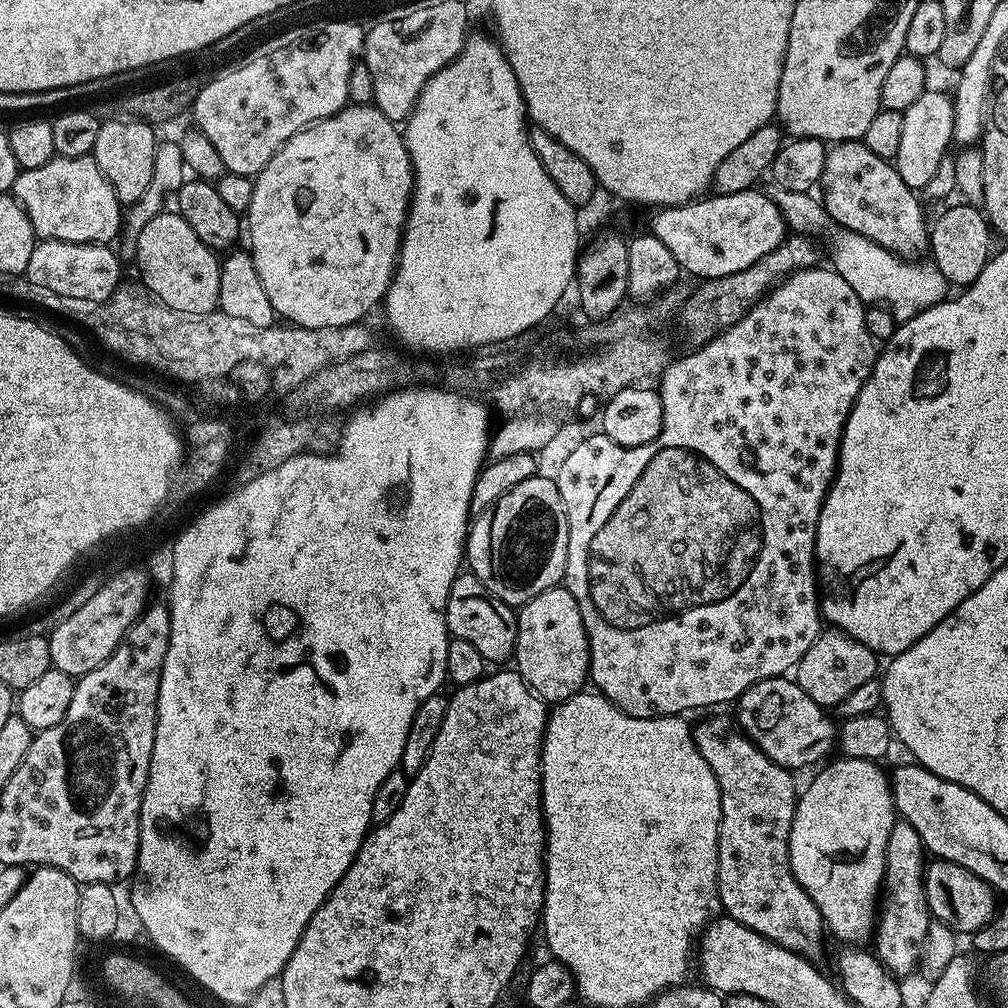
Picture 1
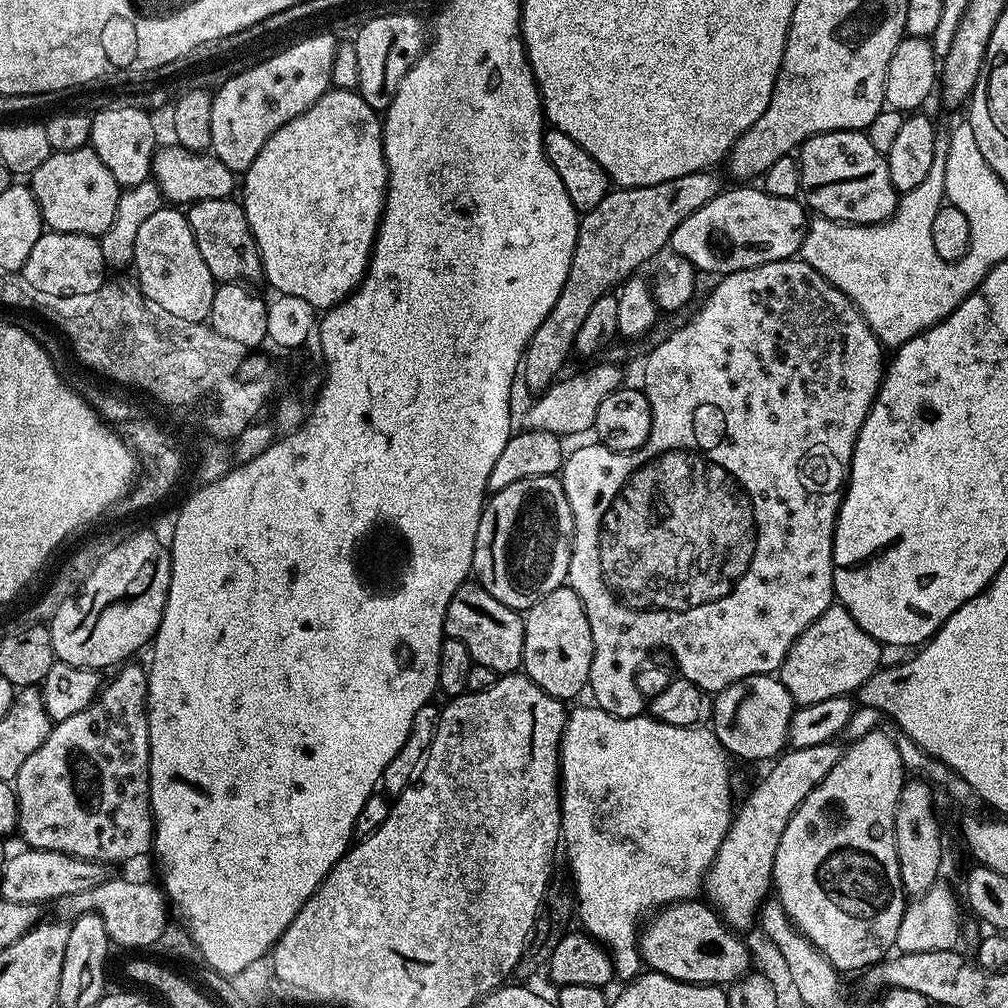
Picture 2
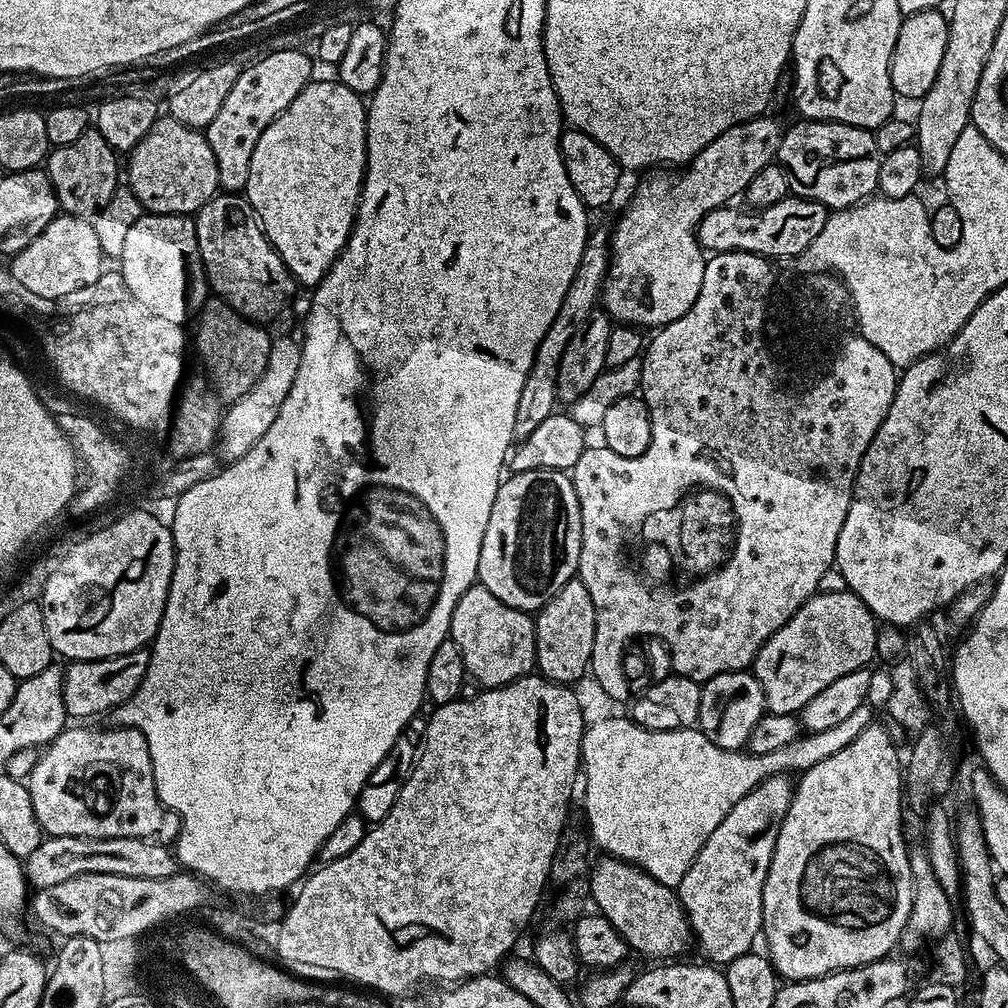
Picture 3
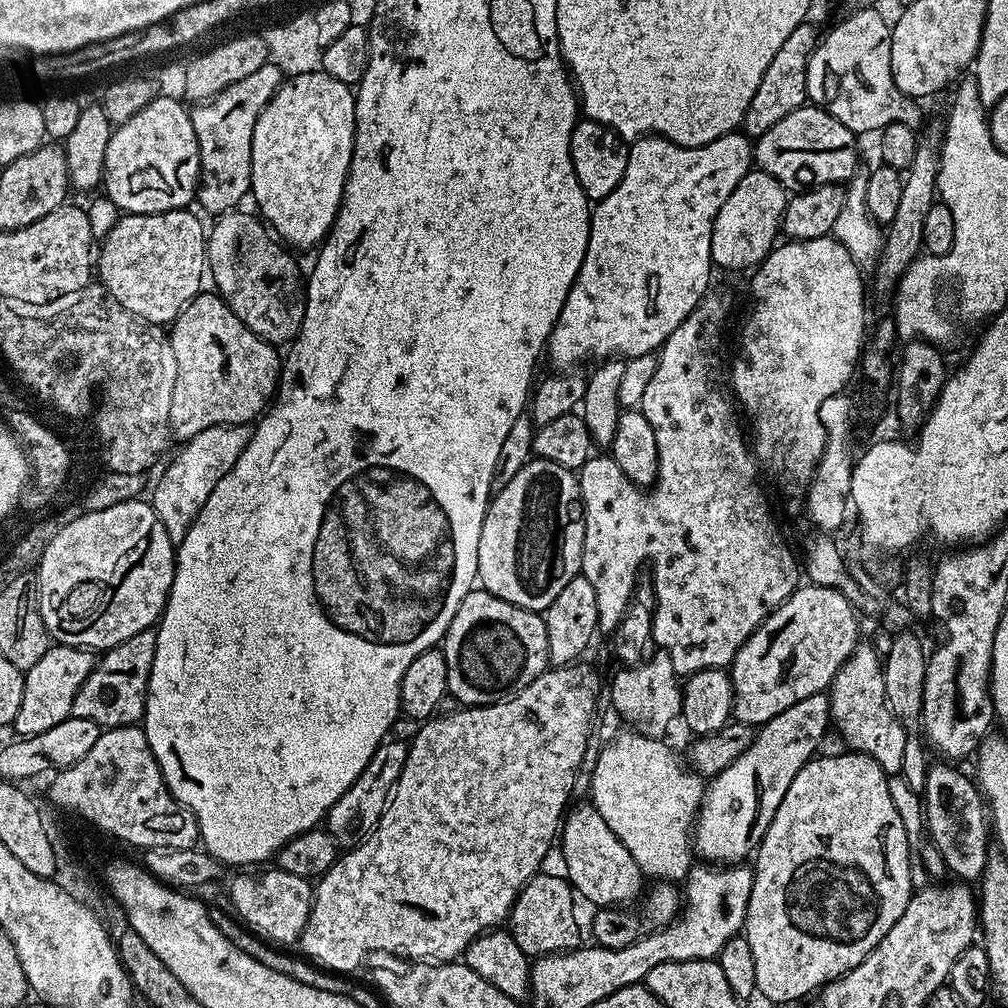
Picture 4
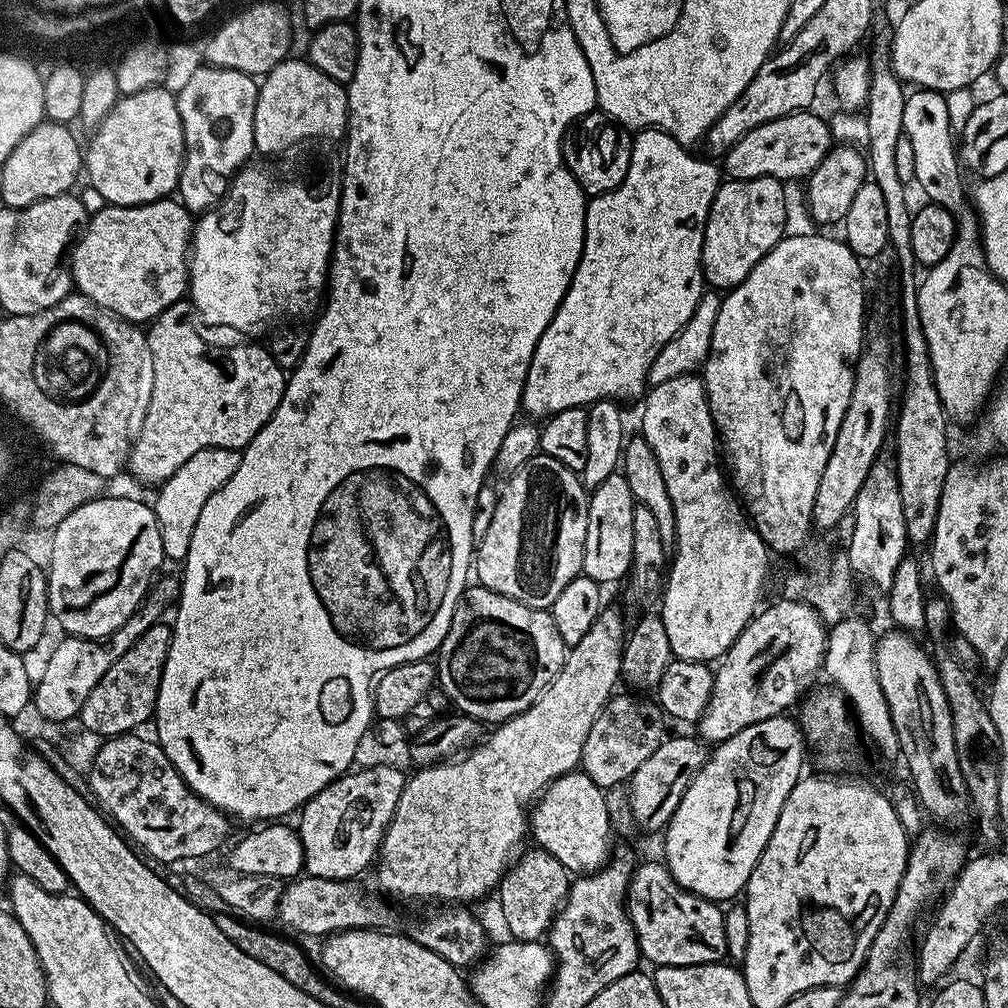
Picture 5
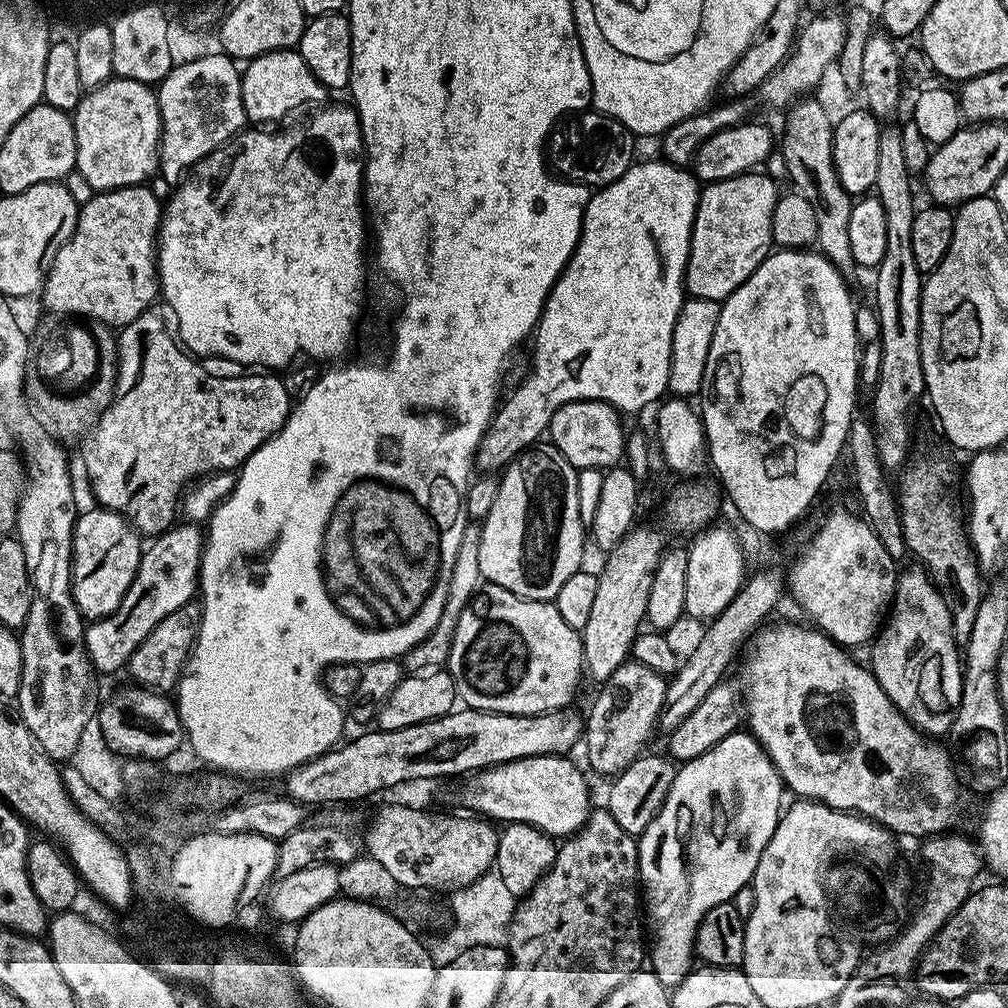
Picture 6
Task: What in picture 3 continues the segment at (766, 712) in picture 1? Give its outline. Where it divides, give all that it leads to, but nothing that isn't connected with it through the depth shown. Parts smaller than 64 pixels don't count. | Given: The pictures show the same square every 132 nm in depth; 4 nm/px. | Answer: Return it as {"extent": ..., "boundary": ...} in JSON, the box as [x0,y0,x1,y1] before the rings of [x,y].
{"extent":[698,671,765,754],"boundary":[[[751,671],[723,672],[703,681],[698,727],[714,746],[725,753],[731,754],[735,748],[743,749],[750,738],[750,730],[758,726],[758,718],[765,714],[762,686]]]}

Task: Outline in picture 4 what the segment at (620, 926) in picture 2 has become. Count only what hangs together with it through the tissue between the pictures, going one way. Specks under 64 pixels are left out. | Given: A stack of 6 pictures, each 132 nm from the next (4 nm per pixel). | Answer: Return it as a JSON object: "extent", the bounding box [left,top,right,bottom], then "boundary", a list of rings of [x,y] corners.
{"extent":[591,734,706,882],"boundary":[[[631,734],[632,736],[616,736],[604,749],[600,752],[600,761],[592,768],[592,796],[591,803],[595,804],[598,814],[602,814],[602,818],[606,818],[606,822],[610,826],[610,830],[614,830],[618,834],[618,838],[624,842],[626,850],[630,850],[630,854],[634,858],[634,862],[640,864],[641,873],[648,872],[660,882],[680,882],[687,877],[690,871],[690,863],[688,864],[688,848],[690,852],[690,818],[695,817],[698,812],[698,802],[704,799],[706,791],[705,777],[699,774],[688,776],[688,772],[684,768],[680,768],[680,756],[676,752],[672,752],[672,748],[664,742],[652,736],[644,736],[639,734]]]}

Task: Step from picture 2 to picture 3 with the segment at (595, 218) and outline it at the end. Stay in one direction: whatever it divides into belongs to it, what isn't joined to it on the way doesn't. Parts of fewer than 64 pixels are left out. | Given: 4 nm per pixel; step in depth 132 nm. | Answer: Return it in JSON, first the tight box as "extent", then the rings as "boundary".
{"extent":[514,231,609,441],"boundary":[[[589,231],[582,262],[574,274],[574,282],[570,282],[570,286],[566,290],[566,298],[562,298],[562,306],[558,310],[554,322],[550,322],[550,330],[546,330],[542,342],[538,342],[534,362],[530,366],[530,374],[526,374],[526,382],[522,382],[522,394],[518,398],[518,411],[514,414],[514,437],[517,441],[534,434],[537,426],[546,422],[546,418],[550,418],[557,411],[556,383],[562,354],[566,354],[566,346],[570,342],[570,338],[574,338],[578,326],[582,326],[582,322],[586,322],[586,318],[592,315],[601,299],[604,277],[608,274],[609,259],[609,233],[607,231]]]}

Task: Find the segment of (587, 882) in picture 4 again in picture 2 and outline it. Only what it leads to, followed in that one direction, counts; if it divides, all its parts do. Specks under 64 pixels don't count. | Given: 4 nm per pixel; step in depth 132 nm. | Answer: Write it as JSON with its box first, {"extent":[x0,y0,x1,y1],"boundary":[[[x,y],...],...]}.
{"extent":[639,899,750,986],"boundary":[[[703,899],[679,900],[677,904],[663,905],[639,929],[640,959],[651,971],[687,984],[731,986],[750,972],[748,945],[736,936],[720,913]]]}

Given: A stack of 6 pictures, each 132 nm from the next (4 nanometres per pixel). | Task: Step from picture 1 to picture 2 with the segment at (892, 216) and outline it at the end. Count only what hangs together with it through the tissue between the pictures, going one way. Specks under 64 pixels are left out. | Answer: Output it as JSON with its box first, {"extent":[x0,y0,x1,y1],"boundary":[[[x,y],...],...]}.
{"extent":[798,131,898,224],"boundary":[[[867,131],[811,136],[800,145],[798,159],[802,196],[817,217],[845,224],[881,224],[896,212],[898,193],[890,182],[888,161],[885,153],[870,146]]]}

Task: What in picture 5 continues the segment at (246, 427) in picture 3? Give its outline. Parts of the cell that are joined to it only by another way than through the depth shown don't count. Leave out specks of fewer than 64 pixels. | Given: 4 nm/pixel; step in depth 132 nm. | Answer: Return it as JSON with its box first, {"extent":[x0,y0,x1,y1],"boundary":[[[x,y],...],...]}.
{"extent":[152,448,238,562],"boundary":[[[226,448],[200,450],[159,487],[159,494],[152,507],[162,534],[163,552],[169,561],[182,562],[188,556],[190,538],[193,537],[194,525],[197,524],[202,507],[210,495],[216,493],[237,469],[238,462],[235,459],[224,460],[229,454],[229,449]]]}

